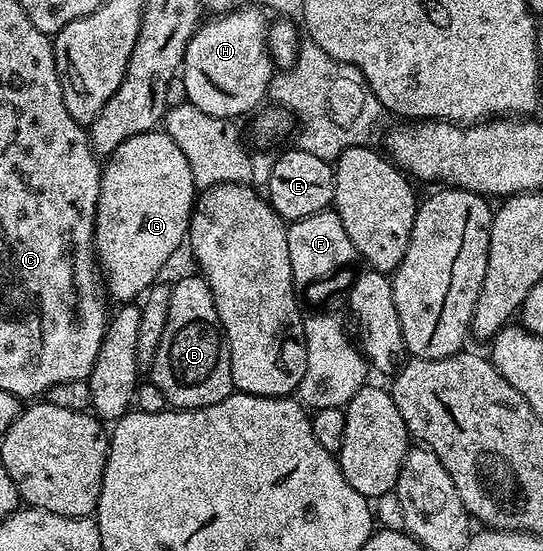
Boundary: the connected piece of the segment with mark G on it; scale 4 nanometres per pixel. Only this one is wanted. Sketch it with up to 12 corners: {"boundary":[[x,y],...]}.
{"boundary":[[162,129],[105,160],[94,254],[111,300],[153,287],[196,186]]}

